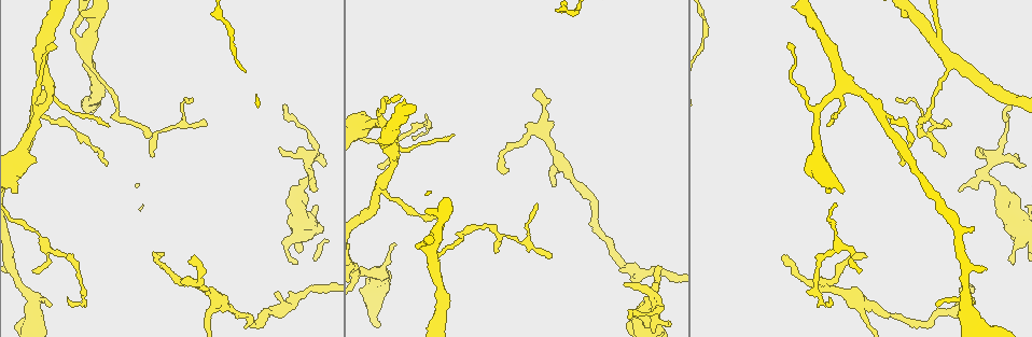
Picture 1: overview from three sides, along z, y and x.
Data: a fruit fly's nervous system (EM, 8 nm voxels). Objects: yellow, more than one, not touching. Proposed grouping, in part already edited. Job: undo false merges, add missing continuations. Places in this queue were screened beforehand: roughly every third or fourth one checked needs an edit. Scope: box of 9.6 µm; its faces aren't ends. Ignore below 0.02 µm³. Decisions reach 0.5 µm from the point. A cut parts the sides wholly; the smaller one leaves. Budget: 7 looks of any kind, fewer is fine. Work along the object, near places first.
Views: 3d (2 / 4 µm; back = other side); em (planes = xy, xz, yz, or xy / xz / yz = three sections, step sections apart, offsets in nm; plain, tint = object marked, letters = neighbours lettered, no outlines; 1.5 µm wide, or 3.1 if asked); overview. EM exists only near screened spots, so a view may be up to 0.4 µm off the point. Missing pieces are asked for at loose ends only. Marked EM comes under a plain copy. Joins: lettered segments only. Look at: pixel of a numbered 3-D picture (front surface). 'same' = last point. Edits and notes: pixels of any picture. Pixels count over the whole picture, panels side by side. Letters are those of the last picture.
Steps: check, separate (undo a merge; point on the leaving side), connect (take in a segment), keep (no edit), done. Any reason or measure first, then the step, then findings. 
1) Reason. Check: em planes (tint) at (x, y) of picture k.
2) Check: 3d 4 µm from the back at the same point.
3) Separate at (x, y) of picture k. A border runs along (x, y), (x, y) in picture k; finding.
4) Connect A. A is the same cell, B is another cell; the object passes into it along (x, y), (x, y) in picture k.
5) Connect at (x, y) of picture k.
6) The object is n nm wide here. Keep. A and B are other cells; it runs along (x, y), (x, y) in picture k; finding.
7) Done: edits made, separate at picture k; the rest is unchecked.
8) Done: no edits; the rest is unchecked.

Check: em planes (letters) at (430, 247) of picture 1.

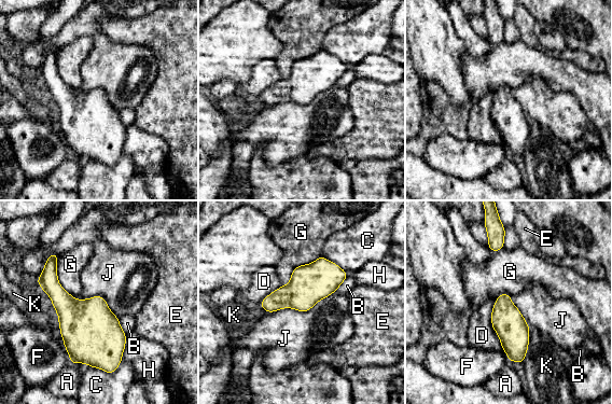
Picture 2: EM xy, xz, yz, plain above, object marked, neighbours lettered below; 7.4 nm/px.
The object is 440 nm wide here. Keep. A, B, C, D, E, F, G, H, J and K are other cells; a border runs along (334, 291), (308, 310), (267, 314) in picture 2; one neuron here.

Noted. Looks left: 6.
A fork. Check: em xz step 8 (tint) at (394, 152) of picture 1.

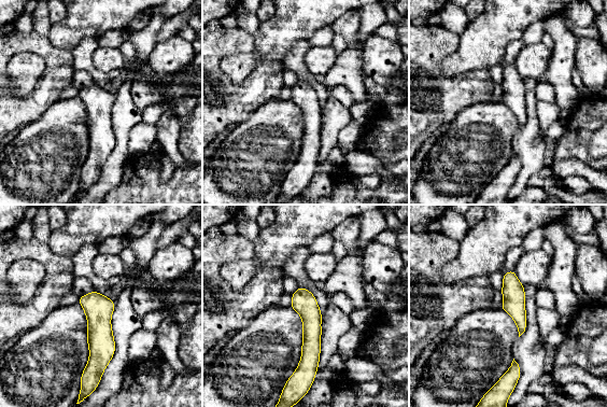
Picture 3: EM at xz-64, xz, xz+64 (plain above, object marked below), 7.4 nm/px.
Cut it another way. Check: em planes (letters) at the same point.

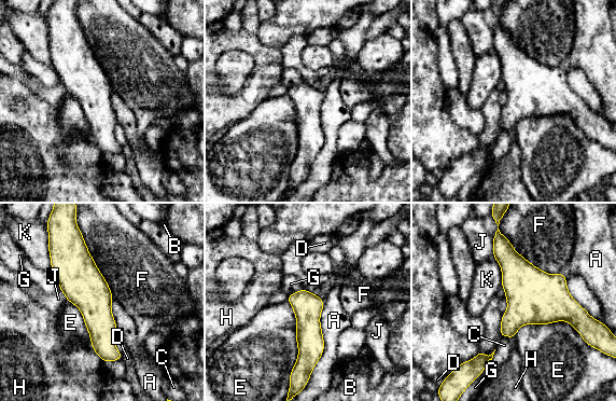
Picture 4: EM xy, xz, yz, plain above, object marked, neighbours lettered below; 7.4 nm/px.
Keep. A, B, C, D, E, F, G, H, J and K are other cells; continuous, no second neuron.

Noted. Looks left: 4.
An open end. Check: 3d 4 µm at (945, 156) of picture 1.

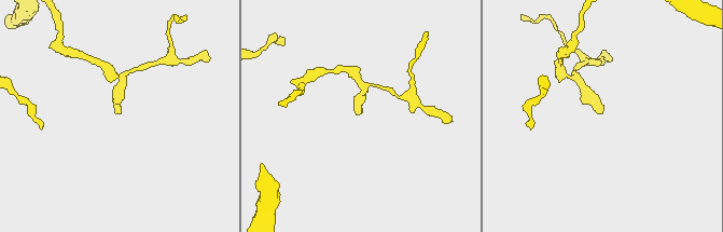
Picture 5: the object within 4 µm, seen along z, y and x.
Now the EM. Check: em planes (letters) at (116, 112) of picture 5.

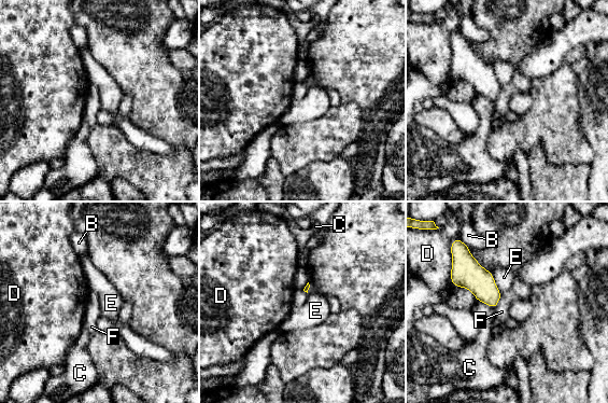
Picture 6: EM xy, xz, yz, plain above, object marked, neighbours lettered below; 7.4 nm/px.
Keep. B, C, D, E and F are other cells; a border runs along (502, 294), (498, 304), (494, 308) in picture 6; no lettered segment goes on from it.

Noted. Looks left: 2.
Done: no edits; the rest is unchecked.

